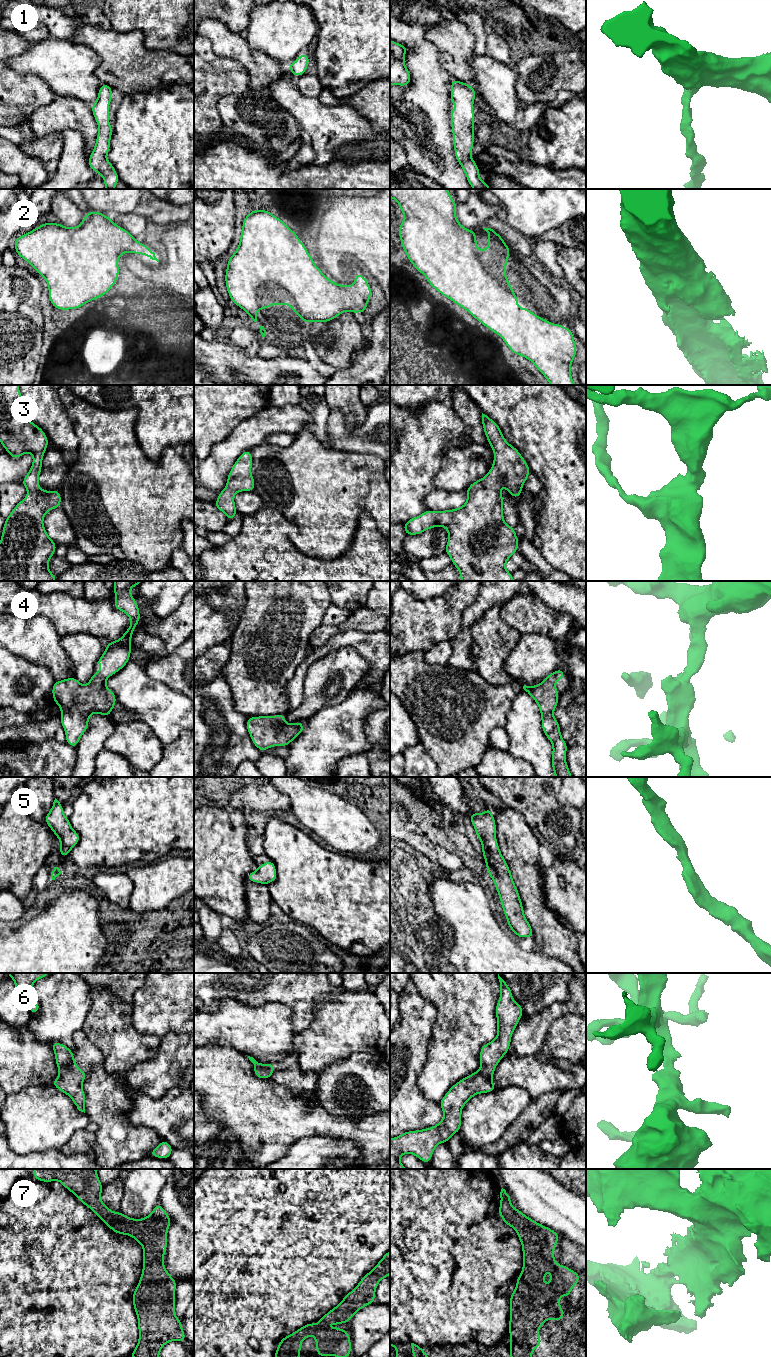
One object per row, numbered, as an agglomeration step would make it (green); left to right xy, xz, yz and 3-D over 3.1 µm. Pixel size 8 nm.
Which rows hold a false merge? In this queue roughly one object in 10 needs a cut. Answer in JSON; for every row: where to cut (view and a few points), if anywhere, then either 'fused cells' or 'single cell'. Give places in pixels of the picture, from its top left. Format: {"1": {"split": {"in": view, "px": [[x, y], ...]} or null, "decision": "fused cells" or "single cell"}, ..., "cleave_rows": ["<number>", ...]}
{"1": {"split": null, "decision": "single cell"}, "2": {"split": null, "decision": "single cell"}, "3": {"split": null, "decision": "single cell"}, "4": {"split": null, "decision": "single cell"}, "5": {"split": null, "decision": "single cell"}, "6": {"split": null, "decision": "single cell"}, "7": {"split": null, "decision": "single cell"}, "cleave_rows": []}

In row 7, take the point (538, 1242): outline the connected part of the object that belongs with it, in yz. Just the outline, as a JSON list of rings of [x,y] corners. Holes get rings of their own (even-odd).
[[[503,1188],[500,1198],[498,1213],[506,1225],[515,1229],[523,1252],[522,1272],[510,1295],[509,1355],[532,1357],[532,1351],[542,1342],[538,1330],[547,1319],[563,1320],[565,1310],[560,1308],[560,1296],[570,1297],[573,1286],[580,1282],[580,1276],[555,1261],[554,1249],[560,1234],[514,1208],[511,1195]],[[547,1260],[552,1280],[544,1288]]]

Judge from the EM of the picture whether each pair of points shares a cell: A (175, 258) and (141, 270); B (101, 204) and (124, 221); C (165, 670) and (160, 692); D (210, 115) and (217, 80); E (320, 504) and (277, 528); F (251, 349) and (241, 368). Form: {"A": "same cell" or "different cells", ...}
{"A": "same cell", "B": "different cells", "C": "different cells", "D": "same cell", "E": "different cells", "F": "different cells"}

